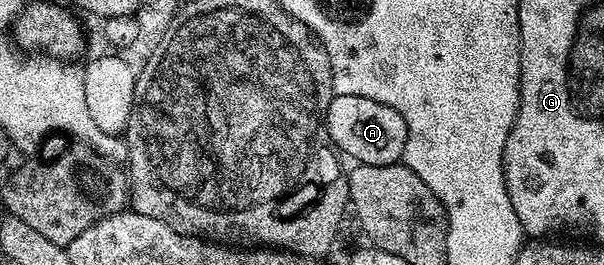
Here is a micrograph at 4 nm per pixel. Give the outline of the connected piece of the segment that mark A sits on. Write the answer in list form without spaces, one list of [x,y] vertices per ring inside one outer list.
[[[334,94],[327,108],[327,132],[334,147],[346,159],[354,158],[354,163],[362,166],[392,166],[406,157],[405,145],[409,139],[409,129],[387,104],[379,104],[379,100],[367,100],[363,96],[343,96]]]

